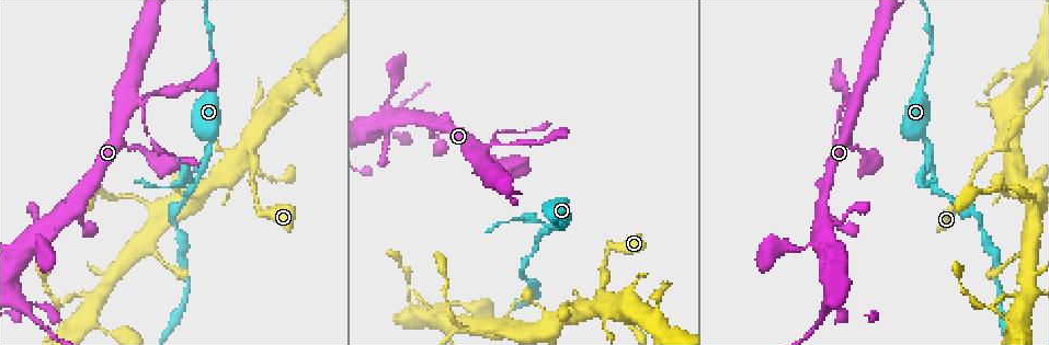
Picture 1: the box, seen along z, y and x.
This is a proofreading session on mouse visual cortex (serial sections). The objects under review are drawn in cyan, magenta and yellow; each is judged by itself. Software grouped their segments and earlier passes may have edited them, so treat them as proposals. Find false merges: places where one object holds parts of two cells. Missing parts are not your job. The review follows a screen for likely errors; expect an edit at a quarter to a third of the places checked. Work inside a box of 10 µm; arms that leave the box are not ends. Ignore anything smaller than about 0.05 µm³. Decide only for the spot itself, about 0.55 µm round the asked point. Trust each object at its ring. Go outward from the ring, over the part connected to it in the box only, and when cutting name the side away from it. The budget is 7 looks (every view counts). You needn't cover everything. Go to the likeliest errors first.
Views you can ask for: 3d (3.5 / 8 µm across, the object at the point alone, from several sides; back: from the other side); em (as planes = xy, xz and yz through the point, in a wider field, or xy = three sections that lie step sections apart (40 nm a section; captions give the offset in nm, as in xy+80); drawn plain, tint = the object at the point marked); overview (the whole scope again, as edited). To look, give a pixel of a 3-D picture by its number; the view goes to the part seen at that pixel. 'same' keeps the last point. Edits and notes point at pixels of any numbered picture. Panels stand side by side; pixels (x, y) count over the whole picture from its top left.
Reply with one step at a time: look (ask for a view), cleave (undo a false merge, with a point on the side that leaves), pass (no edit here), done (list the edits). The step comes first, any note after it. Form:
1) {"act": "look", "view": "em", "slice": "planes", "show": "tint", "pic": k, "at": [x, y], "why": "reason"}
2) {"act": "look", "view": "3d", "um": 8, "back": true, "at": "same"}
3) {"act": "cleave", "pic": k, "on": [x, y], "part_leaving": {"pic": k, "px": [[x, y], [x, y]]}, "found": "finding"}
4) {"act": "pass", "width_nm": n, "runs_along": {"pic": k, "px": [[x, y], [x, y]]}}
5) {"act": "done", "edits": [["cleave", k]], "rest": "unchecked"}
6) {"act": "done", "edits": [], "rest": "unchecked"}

{"act": "look", "view": "3d", "um": 8, "pic": 1, "at": [204, 165], "why": "three arms meet"}

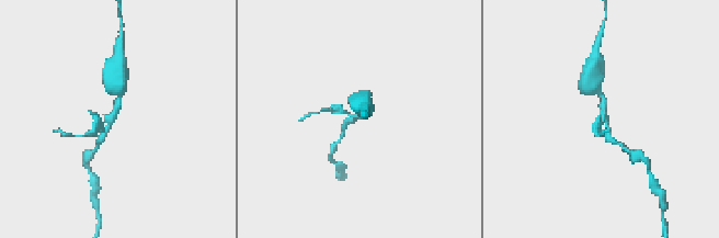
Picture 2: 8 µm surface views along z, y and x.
{"act": "look", "view": "em", "slice": "planes", "show": "tint", "at": "same", "arms": 3, "arm_widths_nm": [150, 200, 200], "why": "shape alone is not enough"}

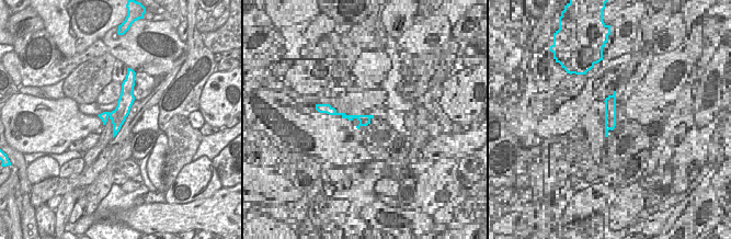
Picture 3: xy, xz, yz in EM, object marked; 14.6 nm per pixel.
{"act": "cleave", "pic": 2, "on": [93, 133], "part_leaving": {"pic": 2, "px": [[107, 118], [87, 135], [69, 136]]}, "found": "two cells meet here"}

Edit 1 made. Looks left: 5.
{"act": "look", "view": "3d", "um": 8, "pic": 1, "at": [844, 96], "why": "thin neck"}

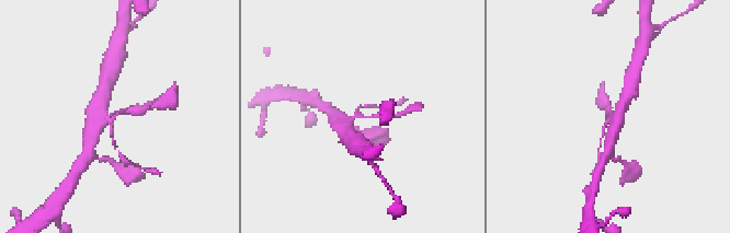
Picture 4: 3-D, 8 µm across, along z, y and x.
{"act": "look", "view": "em", "slice": "xy", "step": 3, "show": "tint", "at": "same", "why": "need the tissue"}

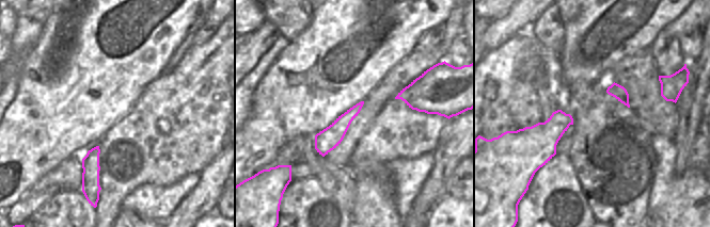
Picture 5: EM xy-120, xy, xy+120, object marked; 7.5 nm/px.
{"act": "pass", "runs_along": {"pic": 5, "px": [[359, 106], [324, 144], [321, 151]]}, "found": "one cell here"}

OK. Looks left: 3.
{"act": "look", "view": "overview"}

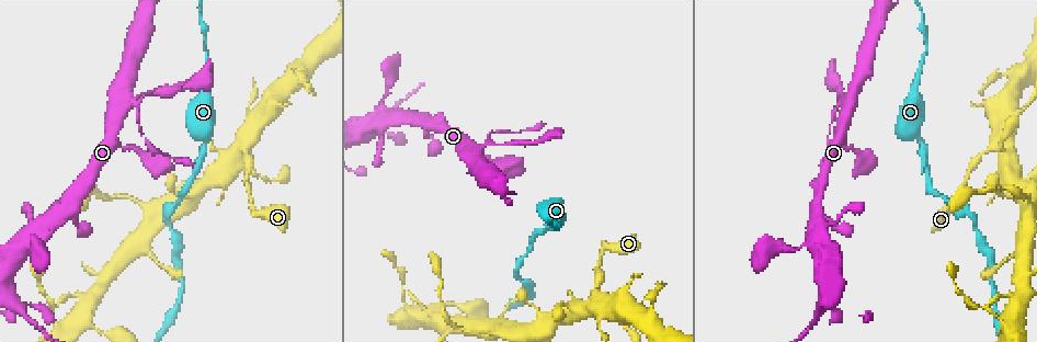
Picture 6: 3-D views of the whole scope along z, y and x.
{"act": "look", "view": "3d", "um": 3.5, "pic": 6, "at": [918, 74], "why": "thick turns thin"}

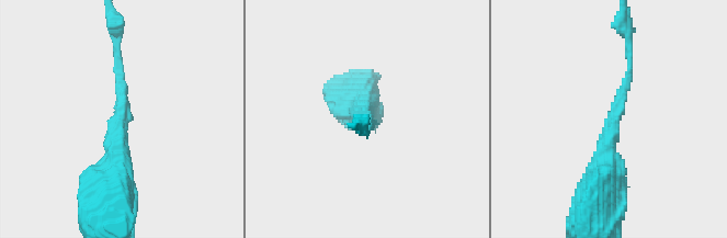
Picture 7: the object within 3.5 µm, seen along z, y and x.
{"act": "look", "view": "em", "slice": "planes", "show": "tint", "pic": 7, "at": [120, 120], "arm_widths_nm": [150, 500], "why": "need the tissue"}

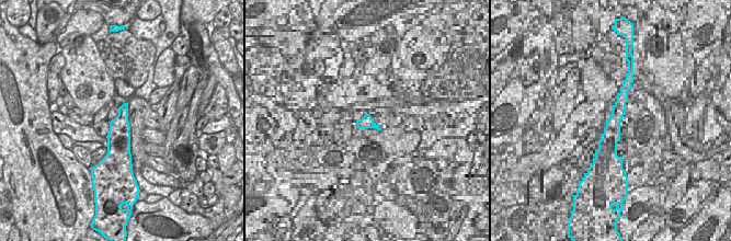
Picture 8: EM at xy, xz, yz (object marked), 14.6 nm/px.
{"act": "pass", "runs_along": {"pic": 7, "px": [[598, 192], [612, 117], [626, 84], [628, 50]]}, "found": "all the same cell"}

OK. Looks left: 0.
{"act": "done", "edits": [["cleave", 2]], "rest": "unchecked"}

